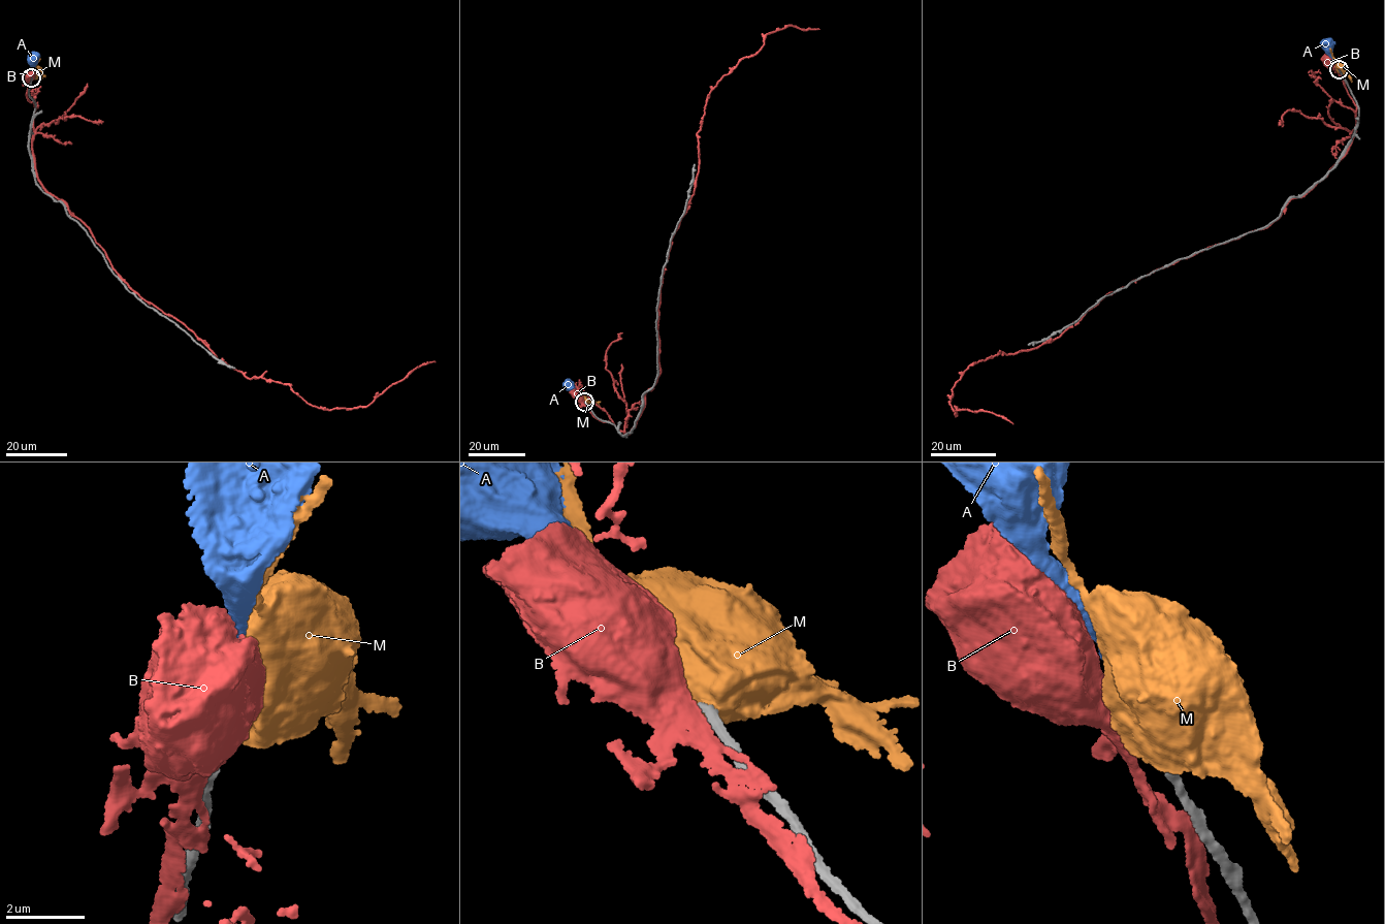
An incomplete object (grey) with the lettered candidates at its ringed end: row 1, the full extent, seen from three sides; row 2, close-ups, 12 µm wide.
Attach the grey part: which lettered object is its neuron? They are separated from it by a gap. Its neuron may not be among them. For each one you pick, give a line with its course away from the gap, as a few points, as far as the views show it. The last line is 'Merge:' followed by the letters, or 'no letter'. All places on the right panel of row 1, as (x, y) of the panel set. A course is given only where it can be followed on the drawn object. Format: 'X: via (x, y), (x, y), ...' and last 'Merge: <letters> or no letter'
Merge: no letter

